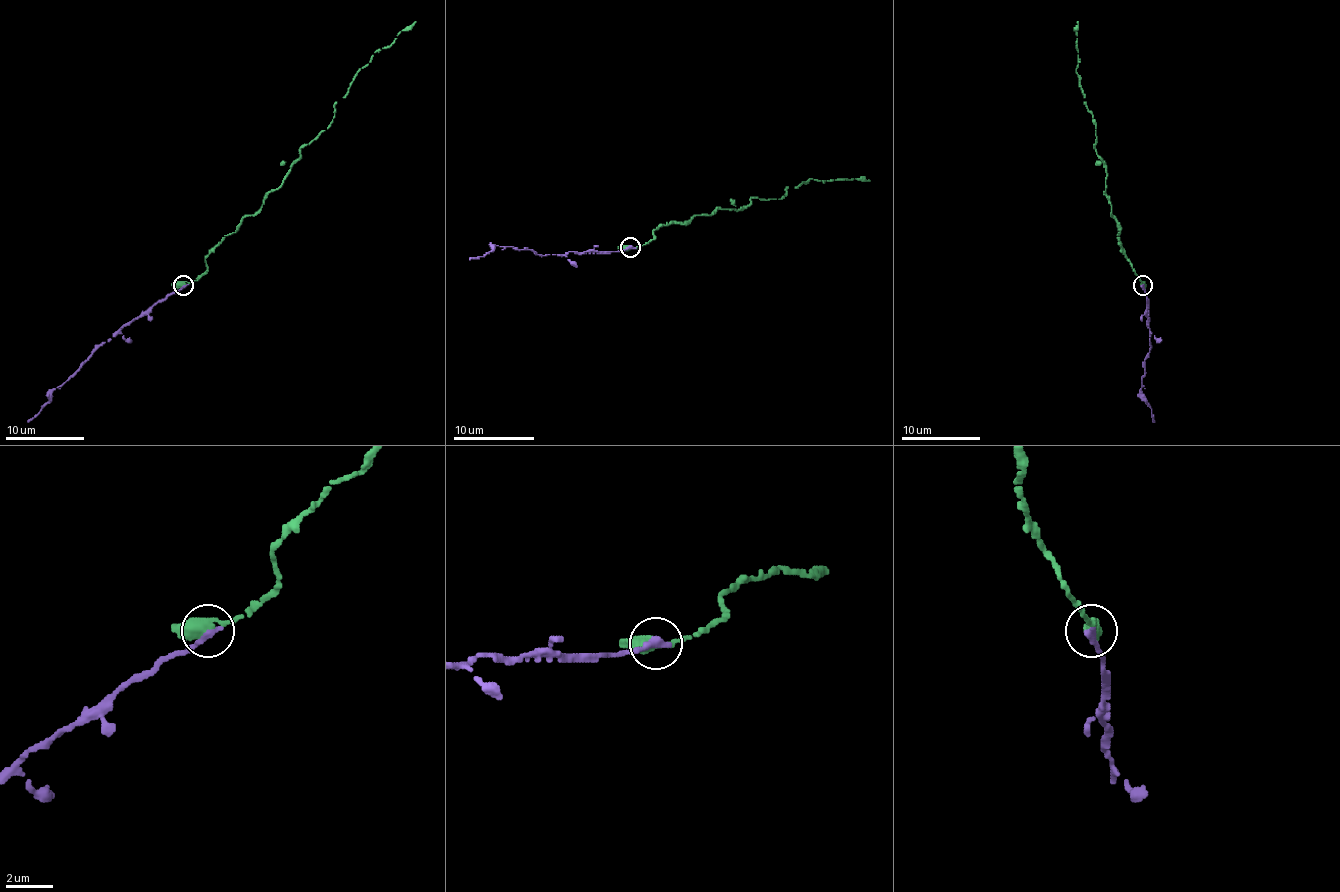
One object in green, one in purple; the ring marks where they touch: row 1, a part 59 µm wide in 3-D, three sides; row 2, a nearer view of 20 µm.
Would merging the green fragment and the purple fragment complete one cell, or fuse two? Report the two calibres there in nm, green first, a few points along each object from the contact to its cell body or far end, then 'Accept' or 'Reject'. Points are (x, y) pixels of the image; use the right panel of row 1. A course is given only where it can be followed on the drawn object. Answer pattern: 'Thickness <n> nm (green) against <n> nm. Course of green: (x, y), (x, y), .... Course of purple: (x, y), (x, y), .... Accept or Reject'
Thickness 400 nm (green) against 360 nm. Course of green: (1143, 286), (1121, 250), (1119, 231), (1106, 194), (1106, 164), (1094, 147), (1096, 129), (1076, 72), (1078, 21). Course of purple: (1143, 286), (1147, 294), (1151, 347), (1141, 378), (1141, 397), (1151, 409), (1155, 421). Accept

